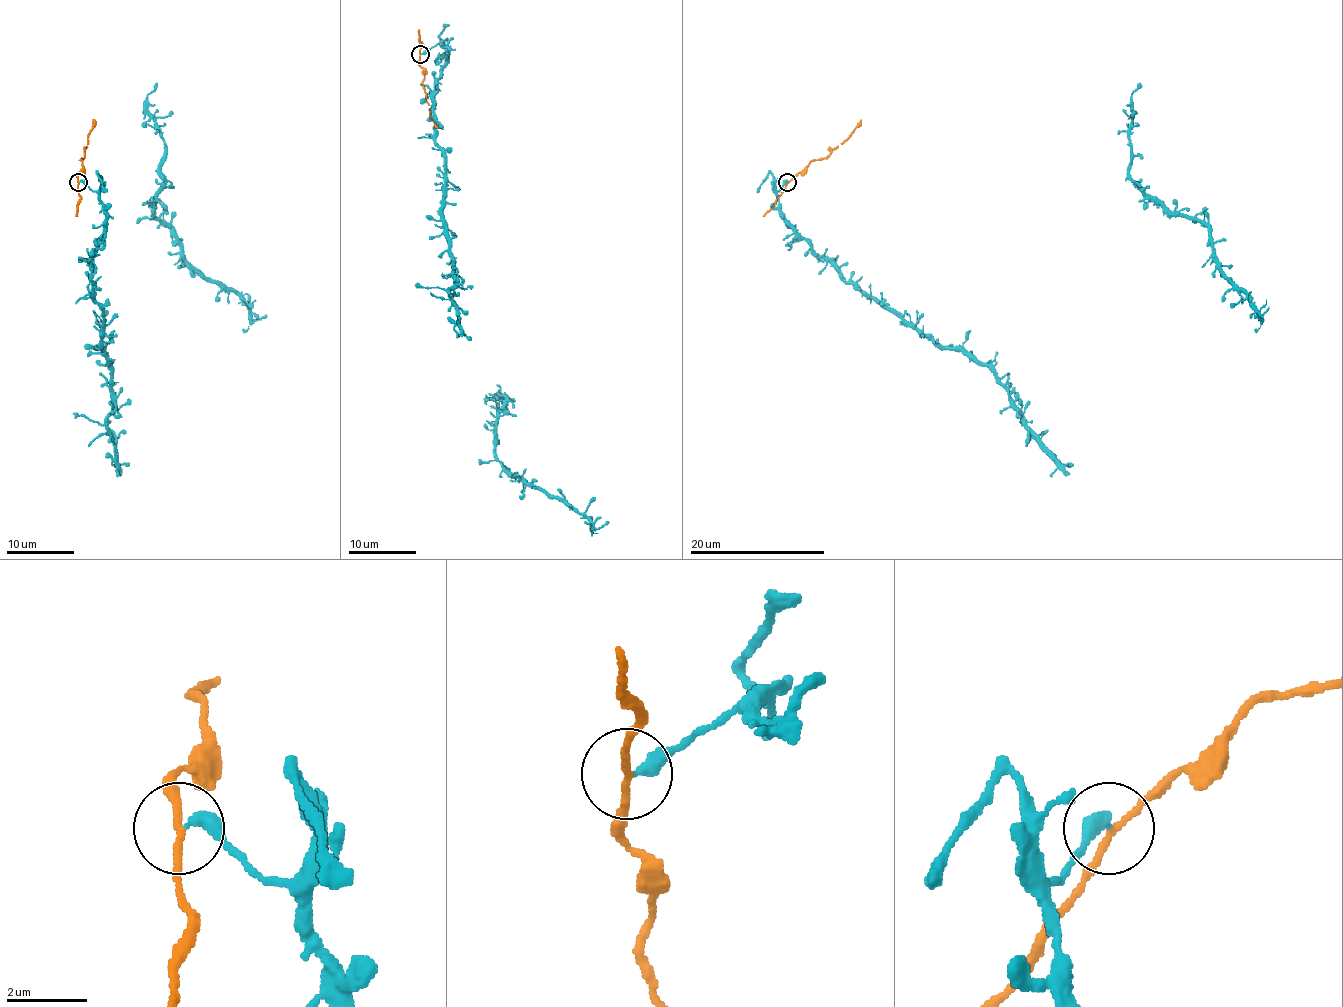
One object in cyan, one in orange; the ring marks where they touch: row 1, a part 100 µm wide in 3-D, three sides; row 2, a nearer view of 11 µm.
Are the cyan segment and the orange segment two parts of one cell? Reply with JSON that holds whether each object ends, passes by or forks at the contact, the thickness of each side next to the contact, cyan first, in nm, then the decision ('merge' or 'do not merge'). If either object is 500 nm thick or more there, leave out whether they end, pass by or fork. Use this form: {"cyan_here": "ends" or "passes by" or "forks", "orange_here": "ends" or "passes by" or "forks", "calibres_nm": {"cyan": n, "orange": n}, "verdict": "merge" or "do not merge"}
{"cyan_here": "ends", "orange_here": "passes by", "calibres_nm": {"cyan": 340, "orange": 150}, "verdict": "do not merge"}

